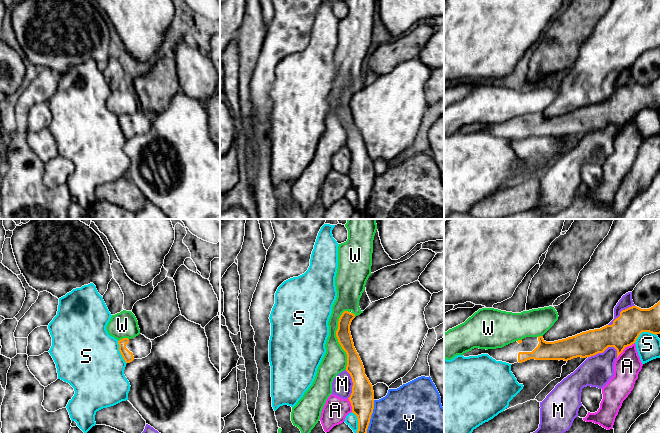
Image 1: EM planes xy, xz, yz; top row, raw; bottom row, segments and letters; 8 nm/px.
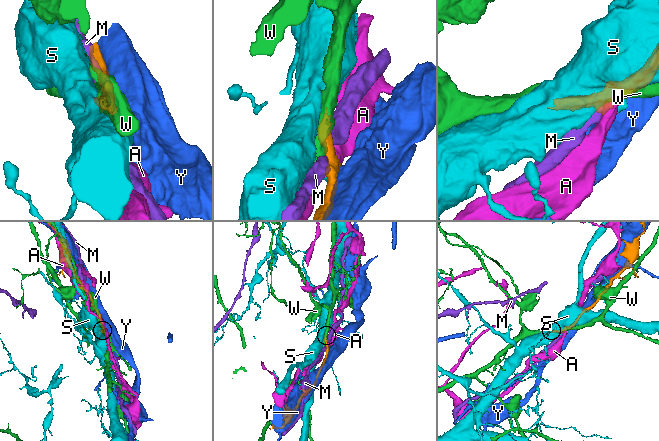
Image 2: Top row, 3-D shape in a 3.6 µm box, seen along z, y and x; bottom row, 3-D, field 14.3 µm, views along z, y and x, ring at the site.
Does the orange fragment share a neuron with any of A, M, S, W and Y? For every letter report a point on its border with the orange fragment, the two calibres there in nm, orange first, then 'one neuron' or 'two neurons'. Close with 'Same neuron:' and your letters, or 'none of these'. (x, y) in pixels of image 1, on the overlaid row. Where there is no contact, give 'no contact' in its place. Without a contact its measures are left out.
A: contact yz (624, 348); calibres 240 and 220 nm; two neurons
M: contact yz (602, 352); calibres 240 and 260 nm; two neurons
S: contact yz (644, 331); calibres 240 and 190 nm; two neurons
W: contact xz (338, 340); calibres 130 and 190 nm; two neurons
Y: contact xz (370, 416); calibres 190 and 360 nm; two neurons
Same neuron: none of these

